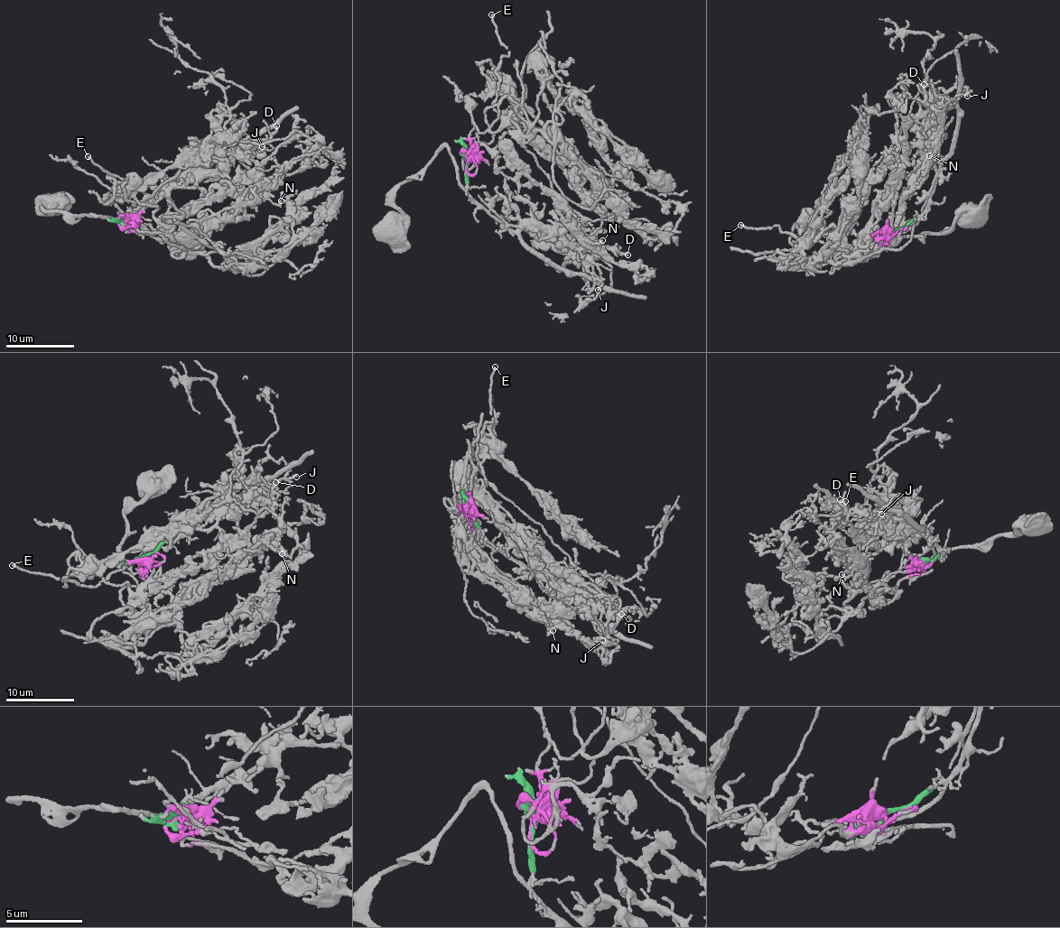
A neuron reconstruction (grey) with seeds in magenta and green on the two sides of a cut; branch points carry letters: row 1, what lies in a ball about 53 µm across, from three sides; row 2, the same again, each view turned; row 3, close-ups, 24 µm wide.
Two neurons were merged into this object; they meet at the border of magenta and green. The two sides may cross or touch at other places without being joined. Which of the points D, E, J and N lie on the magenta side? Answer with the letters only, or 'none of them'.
E, N

